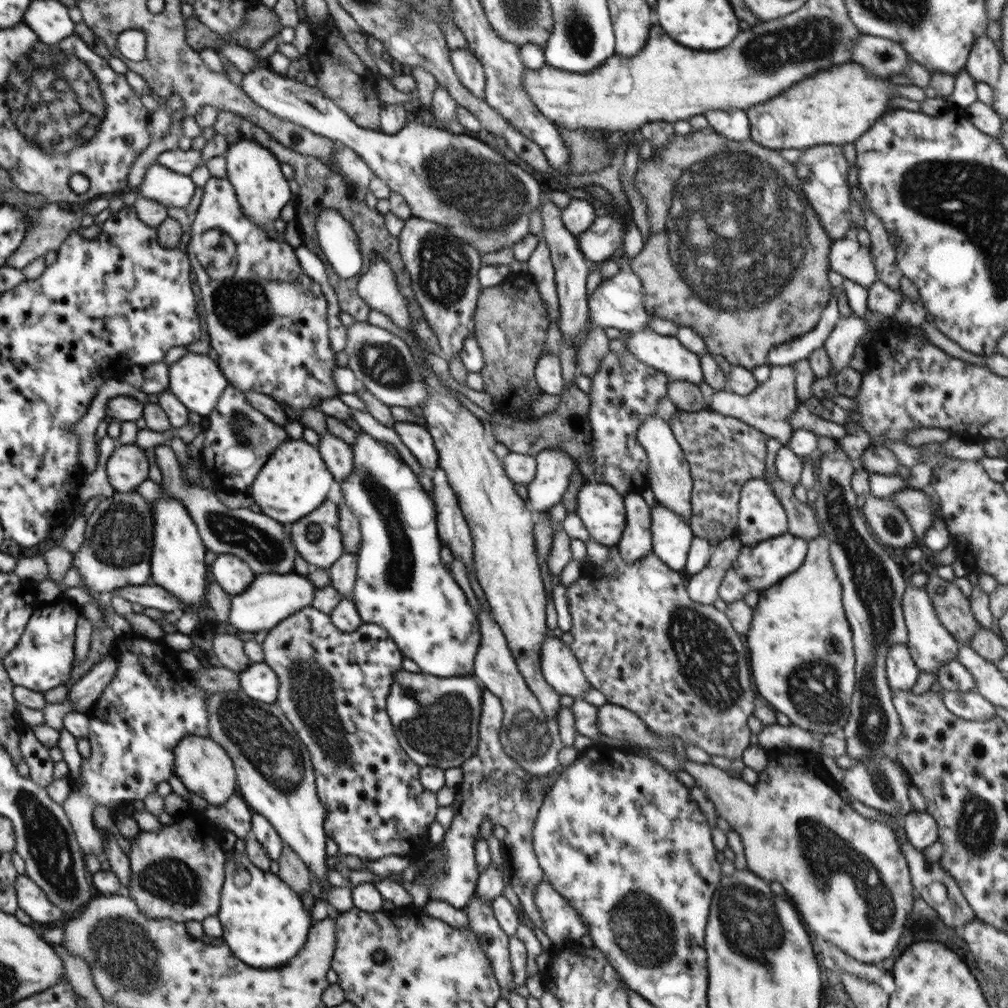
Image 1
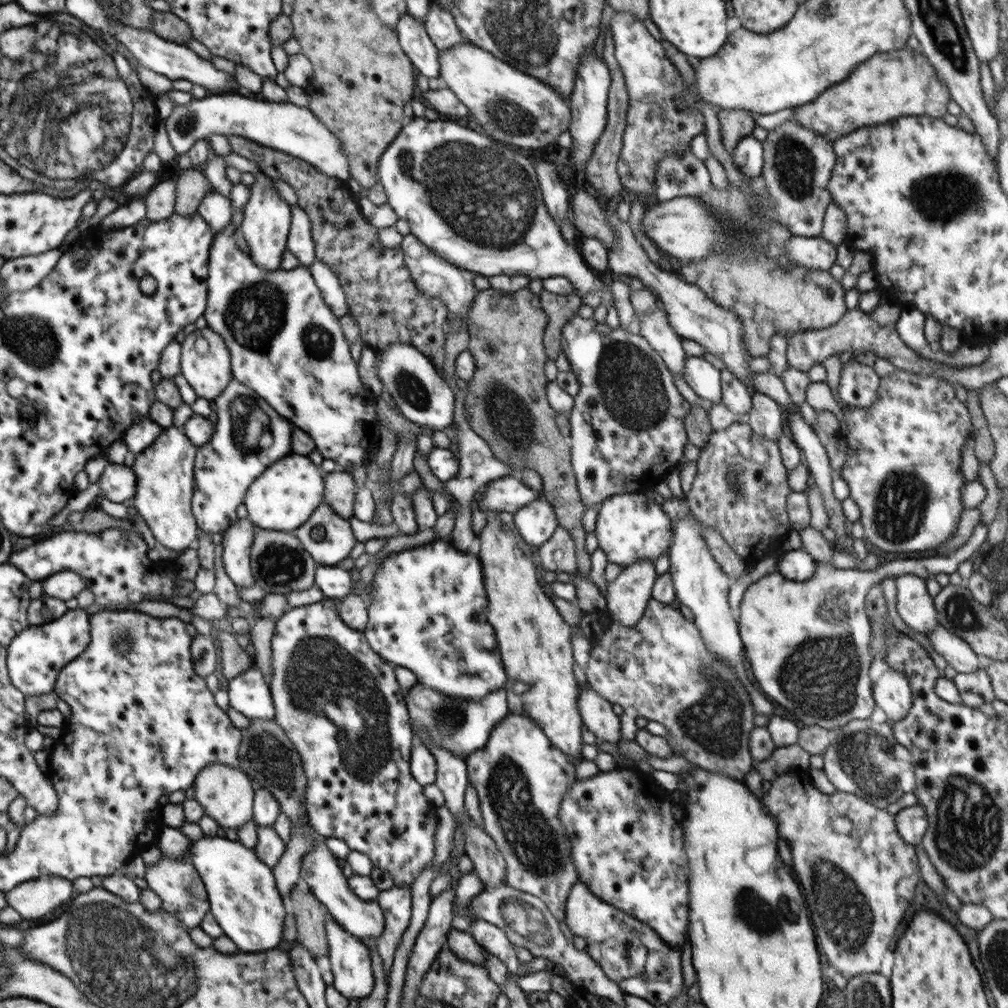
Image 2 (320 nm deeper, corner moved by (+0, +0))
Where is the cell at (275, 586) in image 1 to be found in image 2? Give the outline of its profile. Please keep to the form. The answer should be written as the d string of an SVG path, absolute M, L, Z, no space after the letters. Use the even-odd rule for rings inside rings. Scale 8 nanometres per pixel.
M325 565L318 566L314 585L318 586L325 598L344 599L350 595L353 587L350 571L342 570L337 566L328 567Z

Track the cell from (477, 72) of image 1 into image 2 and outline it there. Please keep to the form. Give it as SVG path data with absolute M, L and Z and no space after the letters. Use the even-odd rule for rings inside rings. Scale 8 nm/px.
M438 3L429 8L423 25L439 52L446 52L460 43L468 43L456 26L452 13L440 8Z

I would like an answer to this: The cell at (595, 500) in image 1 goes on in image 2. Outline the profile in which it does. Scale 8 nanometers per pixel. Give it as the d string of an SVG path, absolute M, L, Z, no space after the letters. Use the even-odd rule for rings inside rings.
M646 493L615 494L600 503L600 506L593 534L598 540L599 548L606 554L608 563L623 568L634 565L636 561L652 561L655 564L660 556L669 553L670 543L672 543L670 538L672 538L673 520L661 505L652 498L649 499Z

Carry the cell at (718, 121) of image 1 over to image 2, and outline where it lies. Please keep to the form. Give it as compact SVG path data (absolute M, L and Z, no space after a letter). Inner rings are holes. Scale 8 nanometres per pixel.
M752 135L741 139L733 150L733 164L747 178L757 178L763 172L763 144Z

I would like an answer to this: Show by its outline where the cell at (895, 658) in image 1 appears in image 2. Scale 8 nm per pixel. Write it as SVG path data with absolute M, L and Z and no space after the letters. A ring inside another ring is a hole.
M886 669L872 689L875 704L886 713L890 724L907 717L913 696L904 673Z

